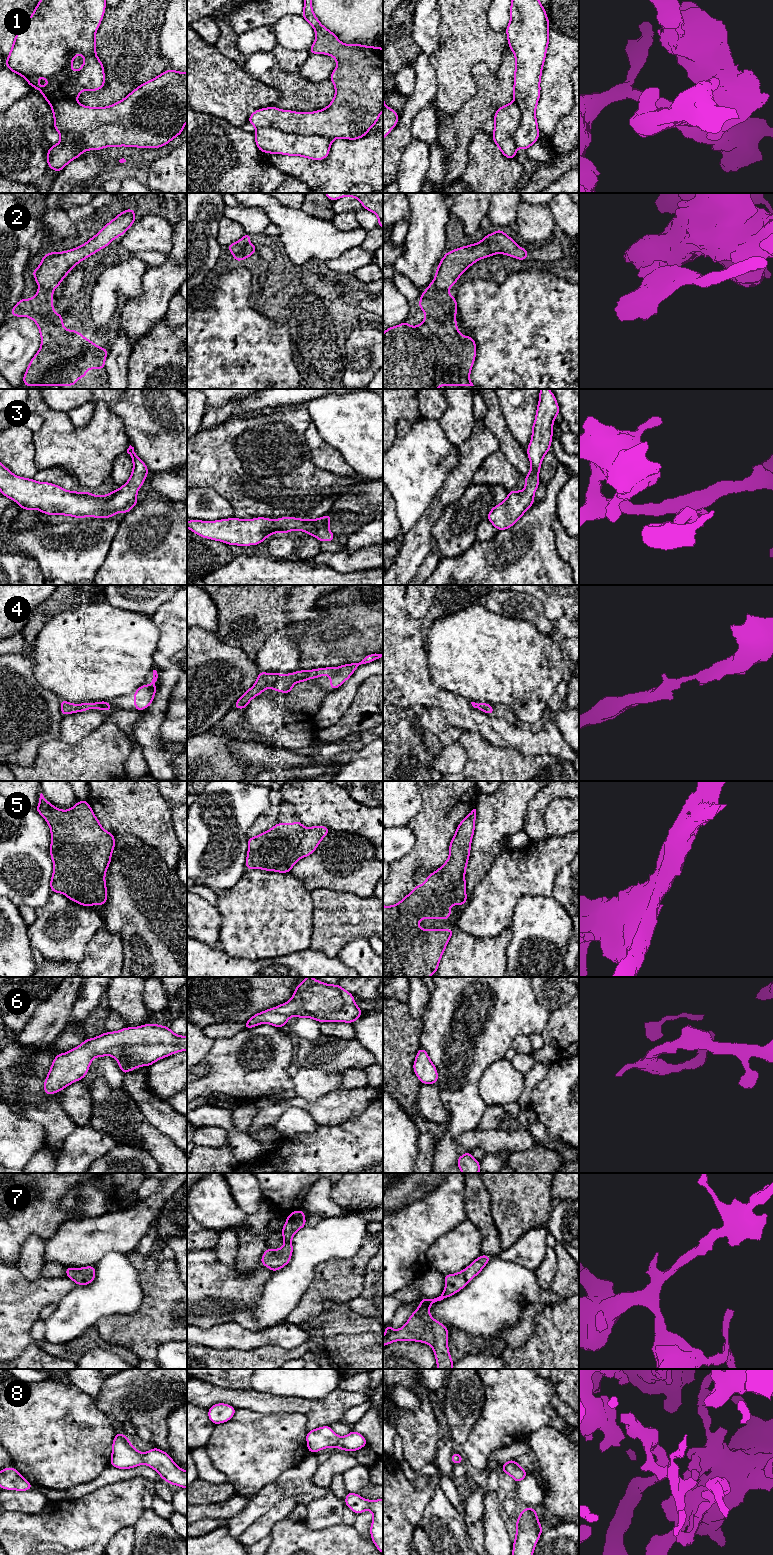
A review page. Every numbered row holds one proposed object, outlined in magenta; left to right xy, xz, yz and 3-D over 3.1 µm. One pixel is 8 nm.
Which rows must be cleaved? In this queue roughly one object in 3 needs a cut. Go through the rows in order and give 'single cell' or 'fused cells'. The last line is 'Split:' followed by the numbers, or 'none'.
1: single cell
2: fused cells
3: single cell
4: single cell
5: single cell
6: single cell
7: single cell
8: single cell
Split: 2

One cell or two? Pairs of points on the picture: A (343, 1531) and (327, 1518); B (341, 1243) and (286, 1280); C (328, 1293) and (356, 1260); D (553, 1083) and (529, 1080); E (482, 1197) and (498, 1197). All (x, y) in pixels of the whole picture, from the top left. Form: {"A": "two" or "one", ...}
{"A": "two", "B": "one", "C": "one", "D": "two", "E": "two"}

